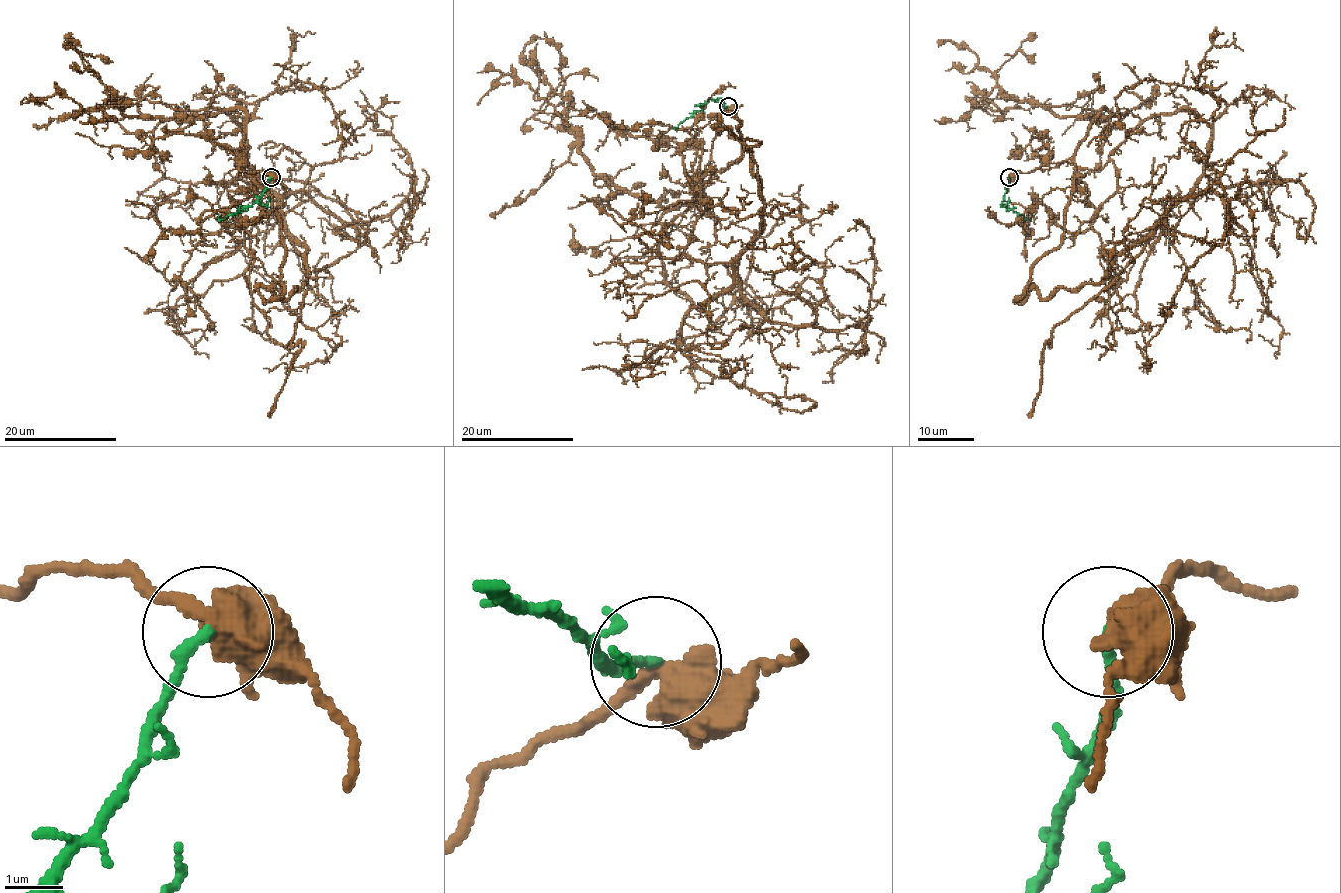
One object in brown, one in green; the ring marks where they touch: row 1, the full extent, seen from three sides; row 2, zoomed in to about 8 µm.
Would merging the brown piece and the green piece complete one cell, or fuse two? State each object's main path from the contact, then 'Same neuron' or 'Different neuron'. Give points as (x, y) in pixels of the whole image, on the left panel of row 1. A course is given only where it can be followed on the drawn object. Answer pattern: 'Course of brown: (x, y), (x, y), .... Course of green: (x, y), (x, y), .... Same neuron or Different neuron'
Course of brown: (272, 176), (237, 162), (234, 239), (305, 193), (359, 246), (315, 278), (341, 344), (263, 368). Course of green: (272, 177), (265, 191), (244, 211), (230, 214), (224, 219), (218, 218), (220, 215). Different neuron

